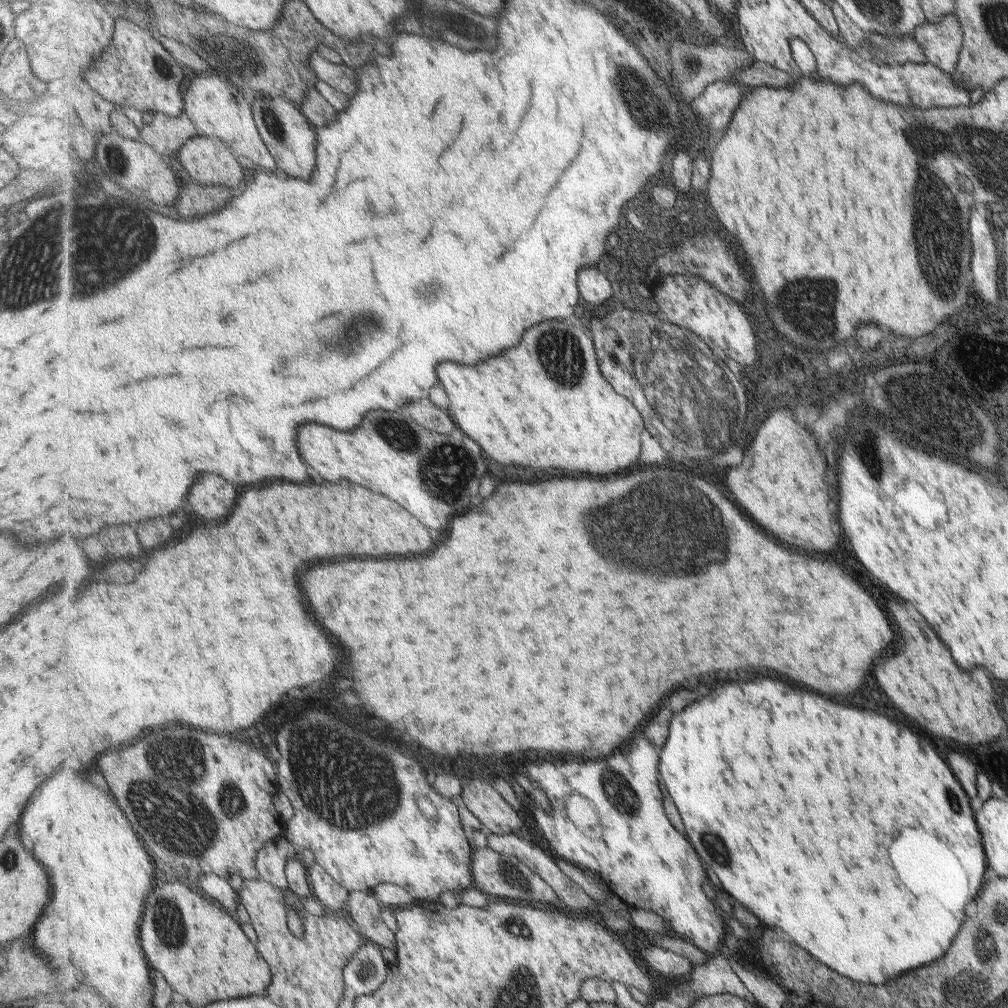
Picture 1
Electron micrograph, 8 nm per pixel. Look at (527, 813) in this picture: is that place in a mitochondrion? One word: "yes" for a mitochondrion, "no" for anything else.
no

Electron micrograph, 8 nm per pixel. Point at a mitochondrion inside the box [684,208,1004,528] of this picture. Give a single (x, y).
(921, 405)

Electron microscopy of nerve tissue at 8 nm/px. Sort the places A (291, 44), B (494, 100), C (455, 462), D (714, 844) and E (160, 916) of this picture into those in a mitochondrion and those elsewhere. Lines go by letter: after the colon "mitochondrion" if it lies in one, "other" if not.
A: other
B: mitochondrion
C: mitochondrion
D: mitochondrion
E: mitochondrion

